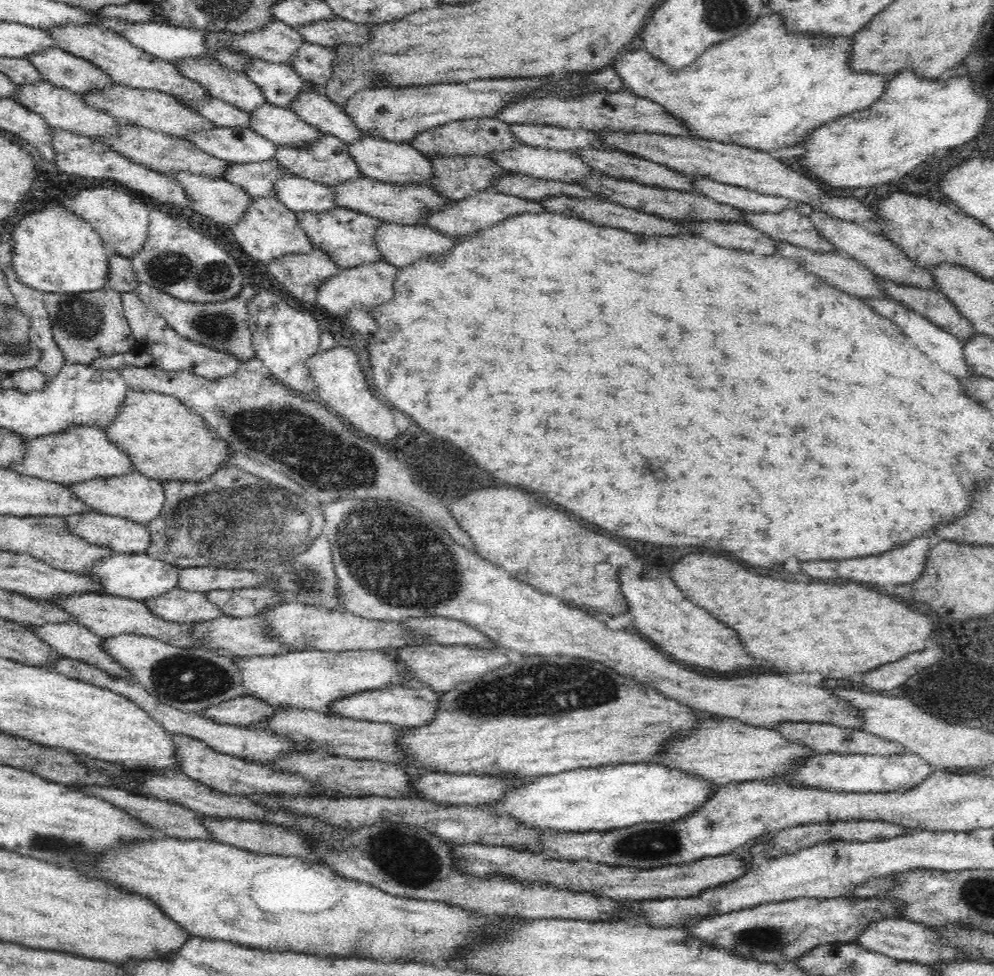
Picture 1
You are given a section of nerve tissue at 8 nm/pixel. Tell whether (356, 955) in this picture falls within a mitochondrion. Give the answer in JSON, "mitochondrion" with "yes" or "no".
{"mitochondrion":"no"}

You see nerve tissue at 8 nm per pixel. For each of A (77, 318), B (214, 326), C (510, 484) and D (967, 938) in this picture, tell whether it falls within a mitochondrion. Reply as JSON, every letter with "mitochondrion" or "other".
{"A":"mitochondrion","B":"mitochondrion","C":"other","D":"mitochondrion"}

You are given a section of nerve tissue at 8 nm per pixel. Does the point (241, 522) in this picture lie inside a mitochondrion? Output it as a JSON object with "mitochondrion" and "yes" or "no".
{"mitochondrion":"yes"}

